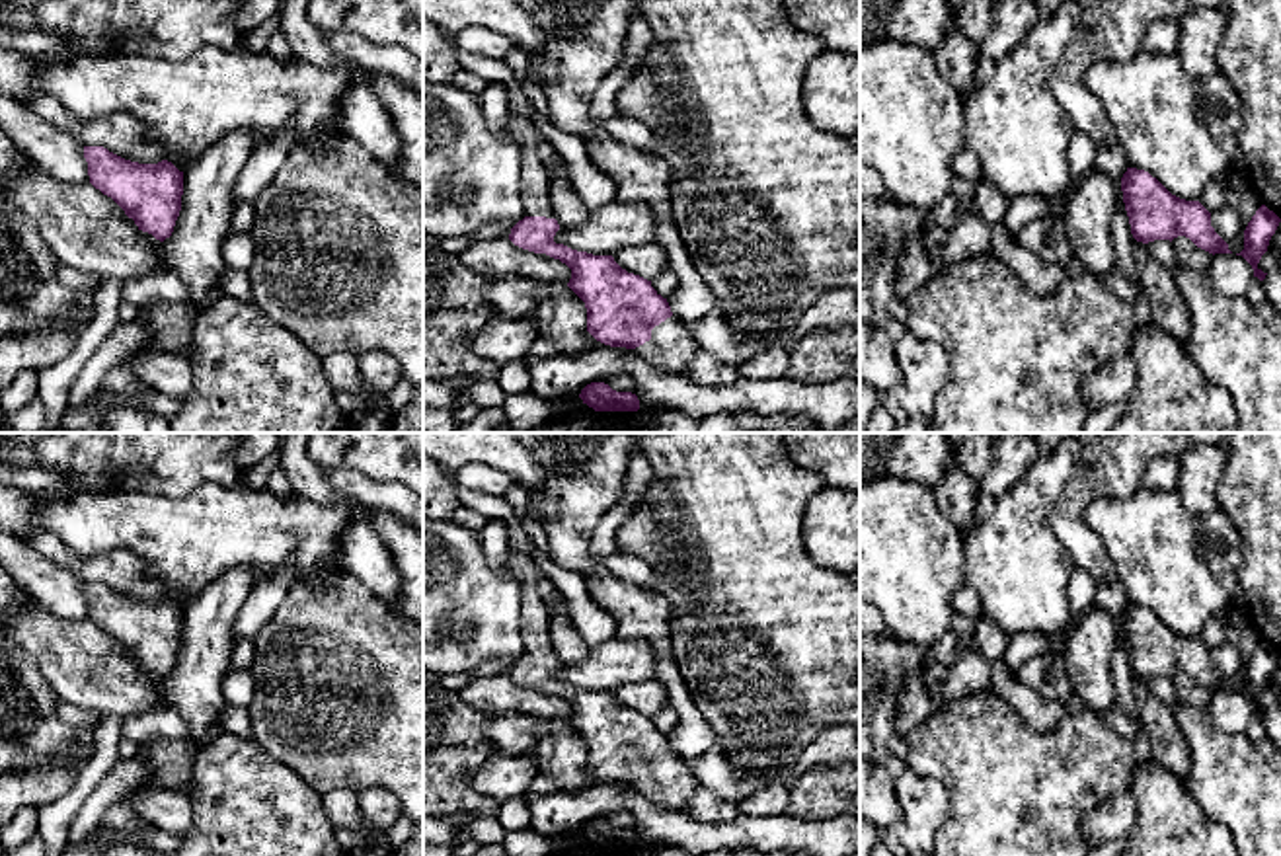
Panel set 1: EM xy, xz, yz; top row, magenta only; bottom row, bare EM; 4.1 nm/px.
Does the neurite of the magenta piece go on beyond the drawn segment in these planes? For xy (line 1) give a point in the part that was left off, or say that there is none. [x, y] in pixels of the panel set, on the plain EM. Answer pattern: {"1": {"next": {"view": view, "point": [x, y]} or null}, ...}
{"1": {"next": null}}

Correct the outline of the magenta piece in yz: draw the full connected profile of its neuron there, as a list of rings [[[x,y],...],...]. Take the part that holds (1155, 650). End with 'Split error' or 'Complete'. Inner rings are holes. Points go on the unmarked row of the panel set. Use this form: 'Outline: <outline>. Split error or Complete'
Outline: [[[1127,604],[1121,614],[1123,640],[1137,679],[1189,675],[1209,690],[1232,690],[1211,663],[1211,649],[1199,638],[1172,632],[1145,606]]]. Complete

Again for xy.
Outline: [[[84,583],[90,620],[111,634],[138,667],[164,679],[181,647],[183,608],[172,599],[138,601],[103,583]]]. Complete

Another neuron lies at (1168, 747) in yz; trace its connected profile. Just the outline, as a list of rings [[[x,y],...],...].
[[[1137,679],[1137,708],[1141,729],[1150,737],[1152,759],[1185,780],[1189,768],[1187,743],[1180,733],[1174,708],[1156,698],[1143,679]]]

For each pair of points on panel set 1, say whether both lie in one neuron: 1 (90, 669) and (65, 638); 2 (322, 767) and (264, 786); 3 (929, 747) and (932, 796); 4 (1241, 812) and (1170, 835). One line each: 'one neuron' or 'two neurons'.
1: one neuron
2: two neurons
3: two neurons
4: two neurons

